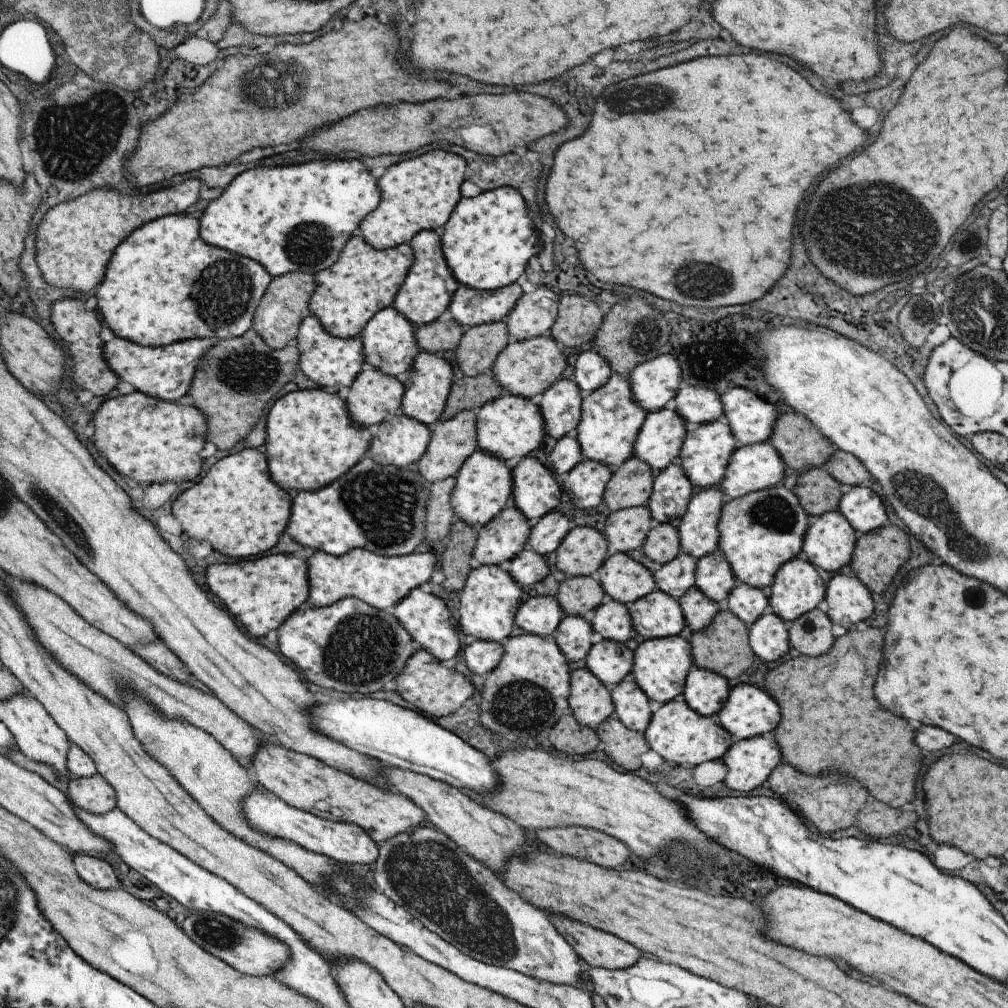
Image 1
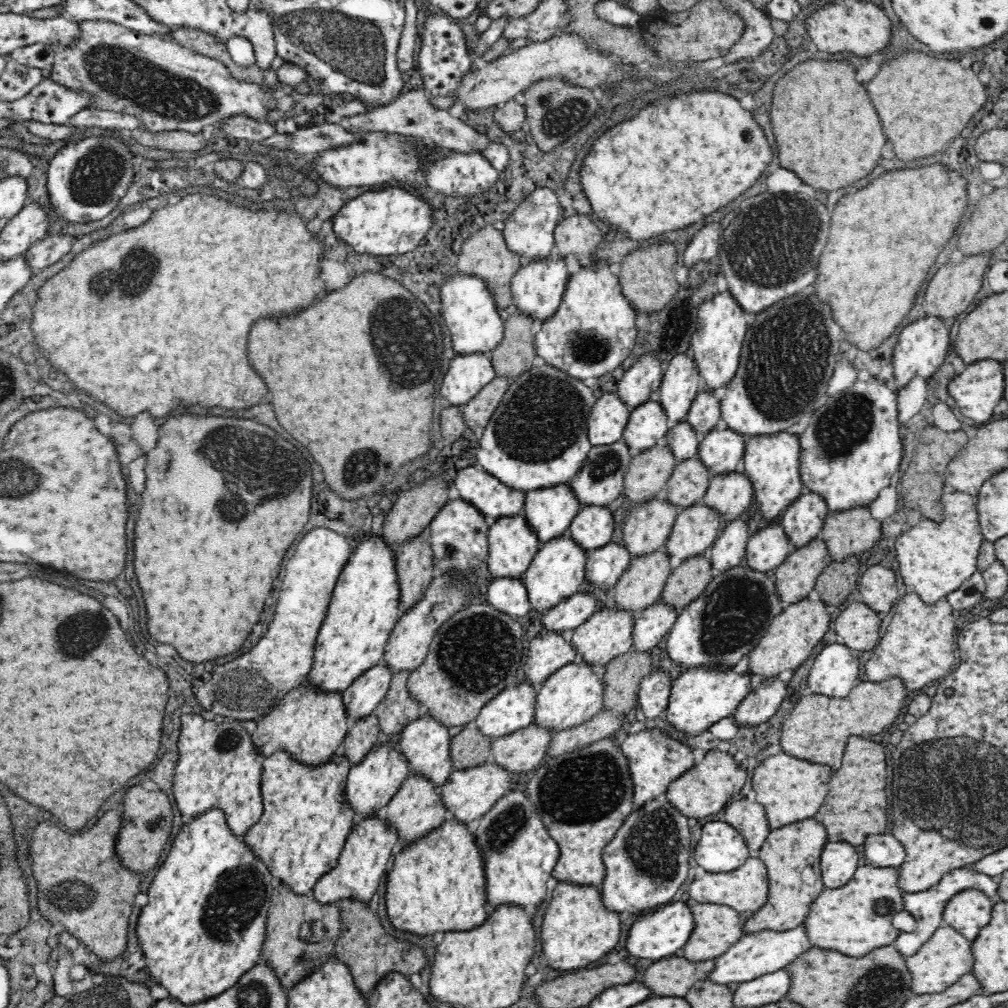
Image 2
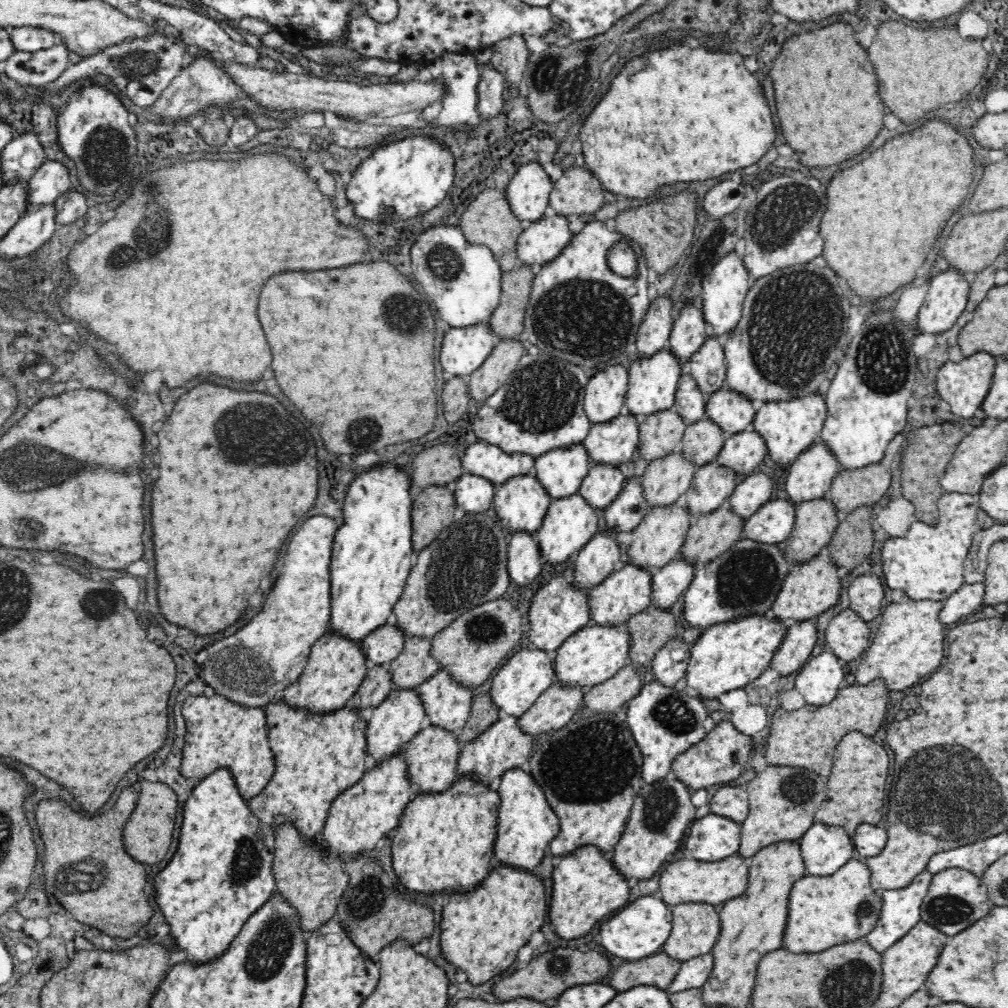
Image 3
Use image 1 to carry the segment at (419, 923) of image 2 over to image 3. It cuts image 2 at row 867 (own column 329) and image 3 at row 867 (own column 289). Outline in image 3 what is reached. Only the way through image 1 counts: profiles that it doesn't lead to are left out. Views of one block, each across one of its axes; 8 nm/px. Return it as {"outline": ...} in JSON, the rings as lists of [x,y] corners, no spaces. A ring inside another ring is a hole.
{"outline":[[[464,776],[446,792],[436,795],[416,796],[404,808],[400,824],[391,838],[391,861],[399,883],[412,894],[446,894],[472,892],[490,874],[490,860],[497,837],[500,797],[495,786],[488,787]]]}

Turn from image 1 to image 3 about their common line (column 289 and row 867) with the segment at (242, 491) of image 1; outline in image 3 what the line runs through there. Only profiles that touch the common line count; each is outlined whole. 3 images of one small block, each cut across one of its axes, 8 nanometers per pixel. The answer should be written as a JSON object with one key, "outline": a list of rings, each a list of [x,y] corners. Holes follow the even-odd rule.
{"outline":[[[498,865],[486,876],[486,880],[472,892],[450,893],[450,900],[443,906],[441,916],[440,952],[457,972],[464,972],[472,986],[482,986],[490,978],[515,966],[518,950],[530,942],[532,934],[542,928],[546,920],[546,890],[531,872]]]}

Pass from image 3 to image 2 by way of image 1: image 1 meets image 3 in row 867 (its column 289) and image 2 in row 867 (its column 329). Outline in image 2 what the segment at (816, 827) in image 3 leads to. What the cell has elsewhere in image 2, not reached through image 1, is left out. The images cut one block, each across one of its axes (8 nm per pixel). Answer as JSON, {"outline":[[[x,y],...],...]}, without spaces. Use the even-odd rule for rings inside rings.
{"outline":[[[826,843],[821,854],[821,877],[825,888],[842,888],[854,878],[860,856],[850,843]]]}

